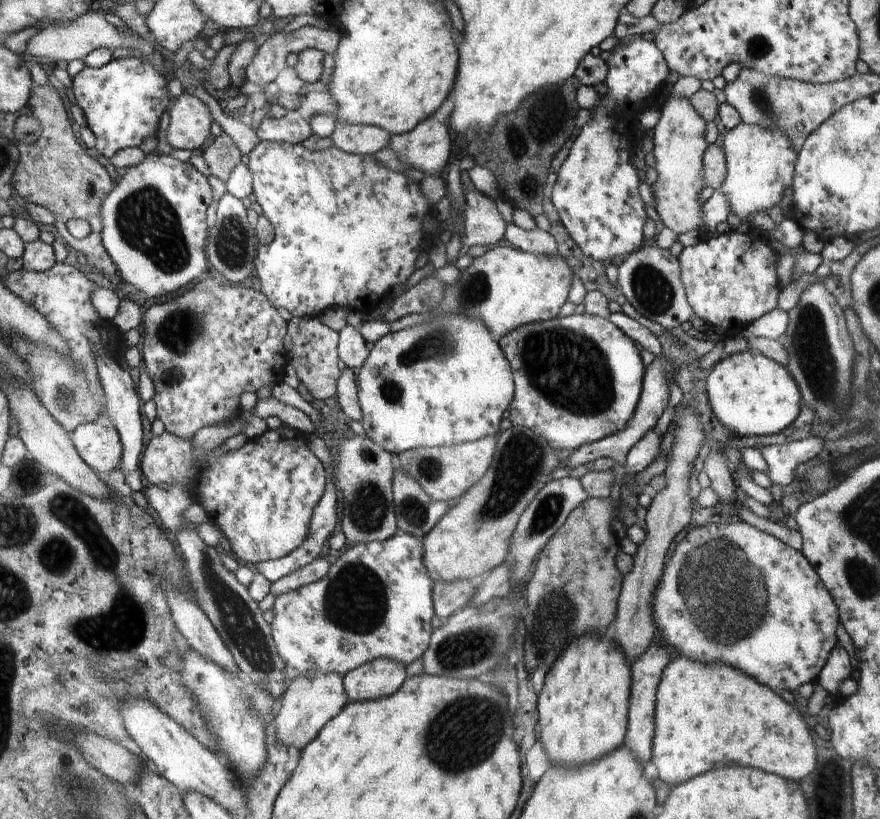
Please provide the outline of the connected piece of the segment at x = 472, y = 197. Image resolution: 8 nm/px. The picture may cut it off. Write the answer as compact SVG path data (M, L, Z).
M462 184L465 190L465 202L464 202L464 214L466 215L465 230L462 239L462 246L494 246L498 244L505 236L505 229L507 228L506 222L503 220L496 204L493 200L490 200L488 196L478 193L476 191L467 190Z

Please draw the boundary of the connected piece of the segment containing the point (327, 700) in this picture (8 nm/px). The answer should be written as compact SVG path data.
M335 673L316 677L300 676L288 681L285 692L280 697L282 706L273 720L275 738L284 747L304 749L312 740L319 736L320 730L332 721L349 703L343 688L343 678Z

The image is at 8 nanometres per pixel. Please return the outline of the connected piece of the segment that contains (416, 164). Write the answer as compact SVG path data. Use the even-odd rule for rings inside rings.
M429 117L410 132L392 134L388 148L400 163L421 170L427 176L440 176L451 155L452 142L447 129Z

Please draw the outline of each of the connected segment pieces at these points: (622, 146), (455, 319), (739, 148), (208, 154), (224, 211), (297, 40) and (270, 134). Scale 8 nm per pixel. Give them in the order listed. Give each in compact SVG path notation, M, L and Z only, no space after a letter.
M637 36L628 44L618 39L616 46L610 50L606 65L607 78L604 83L608 87L608 94L591 110L590 121L581 128L580 136L574 140L572 150L560 168L552 198L556 213L571 240L590 261L600 262L604 266L613 263L618 265L629 255L640 251L645 242L644 225L649 217L641 197L644 189L640 187L641 180L633 165L635 150L641 146L634 134L640 130L639 113L650 106L656 93L666 86L669 74L666 60L654 41L648 42Z
M440 315L427 321L425 324L417 325L402 331L390 332L374 343L374 348L369 351L364 365L356 371L357 398L361 409L361 420L366 437L370 438L376 445L384 451L395 453L407 452L411 449L421 447L450 447L453 445L475 442L486 436L496 437L503 420L502 415L512 403L515 396L515 385L512 379L512 370L500 351L500 346L485 325L473 317L462 317L459 315Z
M745 123L738 124L726 132L726 136L722 140L722 149L725 155L727 174L718 190L728 200L731 213L738 216L737 221L752 222L754 216L759 212L766 213L766 210L778 205L784 191L793 186L798 153L792 149L791 143L777 129L768 131Z
M225 133L215 138L214 142L204 150L202 157L210 169L211 176L223 183L228 181L232 170L245 160L236 144Z
M226 192L216 204L215 220L208 228L205 247L210 270L219 270L232 285L244 281L249 274L254 274L257 256L257 234L247 220L247 209L242 201Z
M330 24L329 28L326 28L326 30L320 30L320 28L315 28L314 26L304 26L303 28L300 28L300 30L295 30L289 33L276 32L271 37L261 40L252 63L247 67L245 81L250 81L256 86L261 86L263 88L265 84L274 82L278 74L287 68L286 58L287 54L290 54L290 52L299 54L305 49L317 49L322 53L326 52L326 54L333 55L340 40L341 34L338 24Z
M297 110L289 111L280 119L265 116L256 132L262 141L283 142L293 146L303 144L313 134L310 123Z

